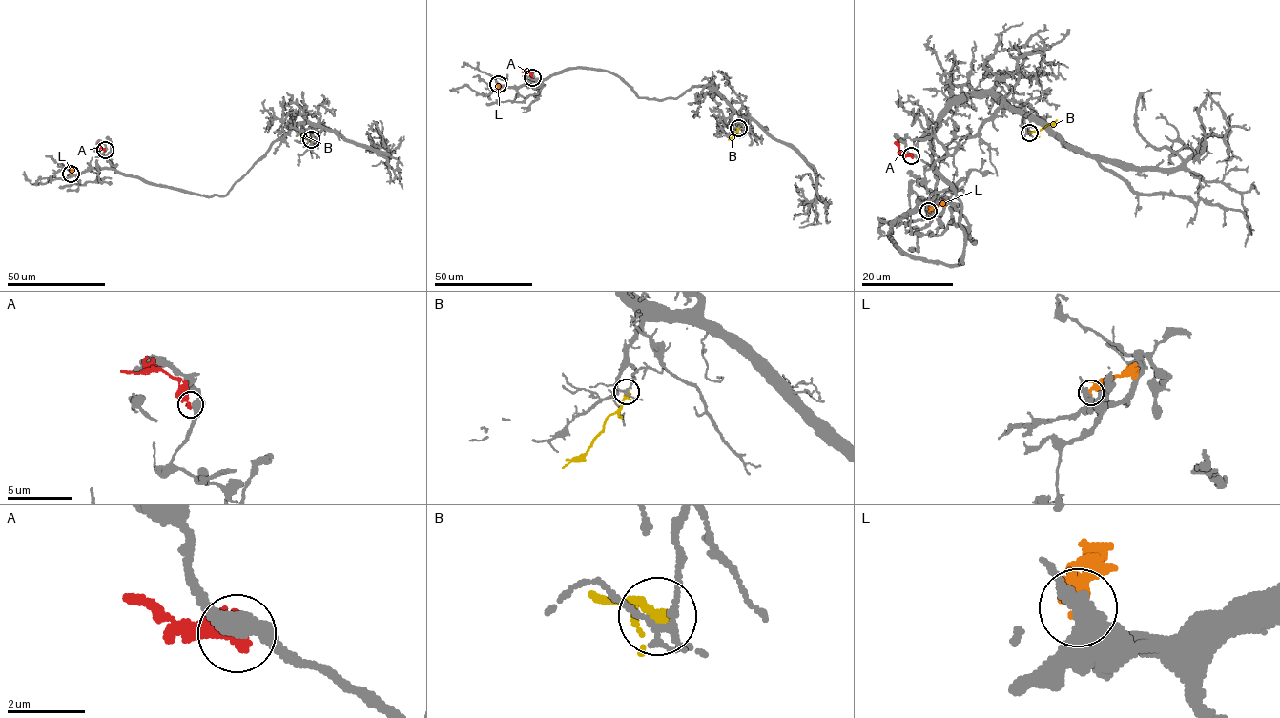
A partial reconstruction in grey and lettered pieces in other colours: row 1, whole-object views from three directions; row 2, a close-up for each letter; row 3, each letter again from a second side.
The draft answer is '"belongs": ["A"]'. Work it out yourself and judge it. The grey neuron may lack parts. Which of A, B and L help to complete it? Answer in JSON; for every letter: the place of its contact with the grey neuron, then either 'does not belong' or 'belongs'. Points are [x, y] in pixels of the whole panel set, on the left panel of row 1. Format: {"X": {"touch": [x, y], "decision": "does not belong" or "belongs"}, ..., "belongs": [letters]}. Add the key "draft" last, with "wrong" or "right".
{"A": {"touch": [105, 150], "decision": "does not belong"}, "B": {"touch": [311, 139], "decision": "does not belong"}, "L": {"touch": [71, 174], "decision": "does not belong"}, "belongs": [], "draft": "wrong"}

